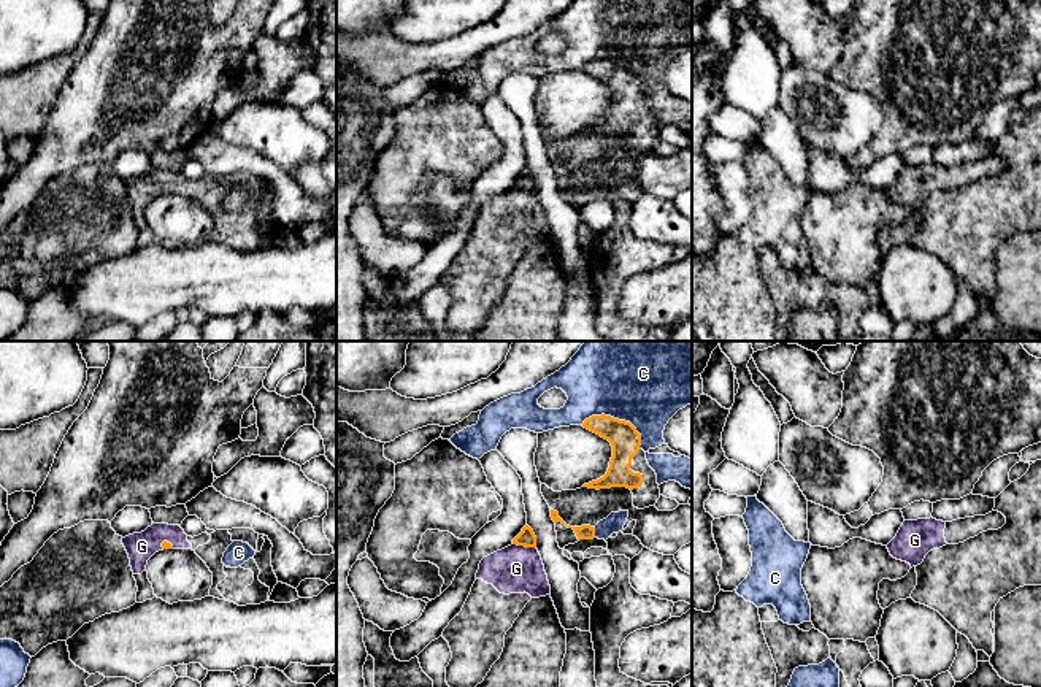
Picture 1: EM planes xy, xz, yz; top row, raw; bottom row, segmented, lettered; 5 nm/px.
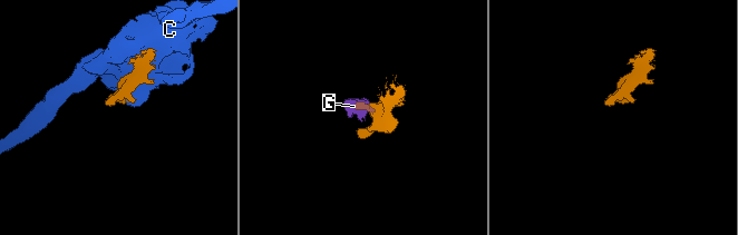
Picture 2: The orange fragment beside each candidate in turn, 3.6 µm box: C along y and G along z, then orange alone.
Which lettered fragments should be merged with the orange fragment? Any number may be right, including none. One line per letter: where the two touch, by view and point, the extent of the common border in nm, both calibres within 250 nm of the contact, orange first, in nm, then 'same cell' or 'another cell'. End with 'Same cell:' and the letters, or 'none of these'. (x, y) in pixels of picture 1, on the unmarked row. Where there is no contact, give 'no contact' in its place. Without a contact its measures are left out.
C: meets orange in xz at (616, 64); contact 320 nm long; 150 nm thick on the orange side, 360 nm on the other; another cell
G: meets orange in xz at (524, 189); contact 120 nm long; 90 nm thick on the orange side, 240 nm on the other; same cell
Same cell: G

